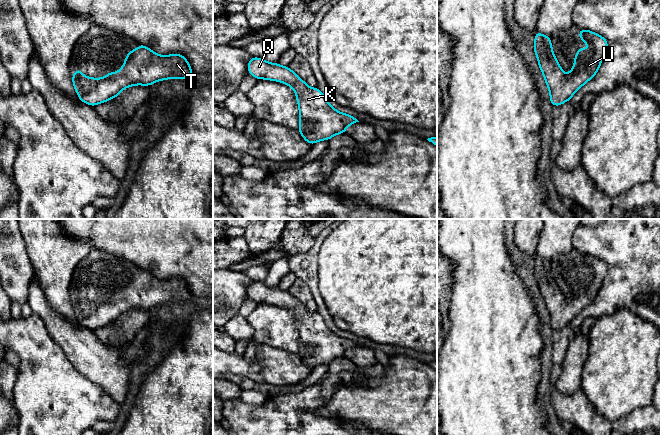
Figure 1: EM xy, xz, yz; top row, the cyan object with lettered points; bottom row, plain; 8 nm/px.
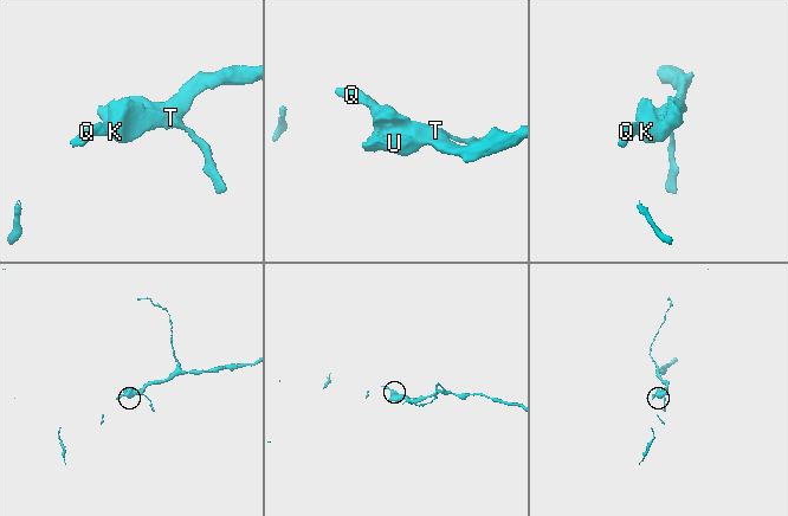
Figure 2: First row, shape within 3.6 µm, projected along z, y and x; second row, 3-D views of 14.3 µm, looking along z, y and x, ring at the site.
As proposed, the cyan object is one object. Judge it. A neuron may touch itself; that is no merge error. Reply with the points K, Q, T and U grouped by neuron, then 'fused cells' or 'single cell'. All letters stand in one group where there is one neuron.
groups K Q T U; single cell

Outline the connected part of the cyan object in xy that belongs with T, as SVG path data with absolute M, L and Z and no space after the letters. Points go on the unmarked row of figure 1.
M142 268L130 275L124 286L118 296L110 296L104 302L84 300L78 291L72 305L79 323L95 330L118 321L122 314L130 310L149 310L161 304L184 303L194 298L183 279L162 280Z

